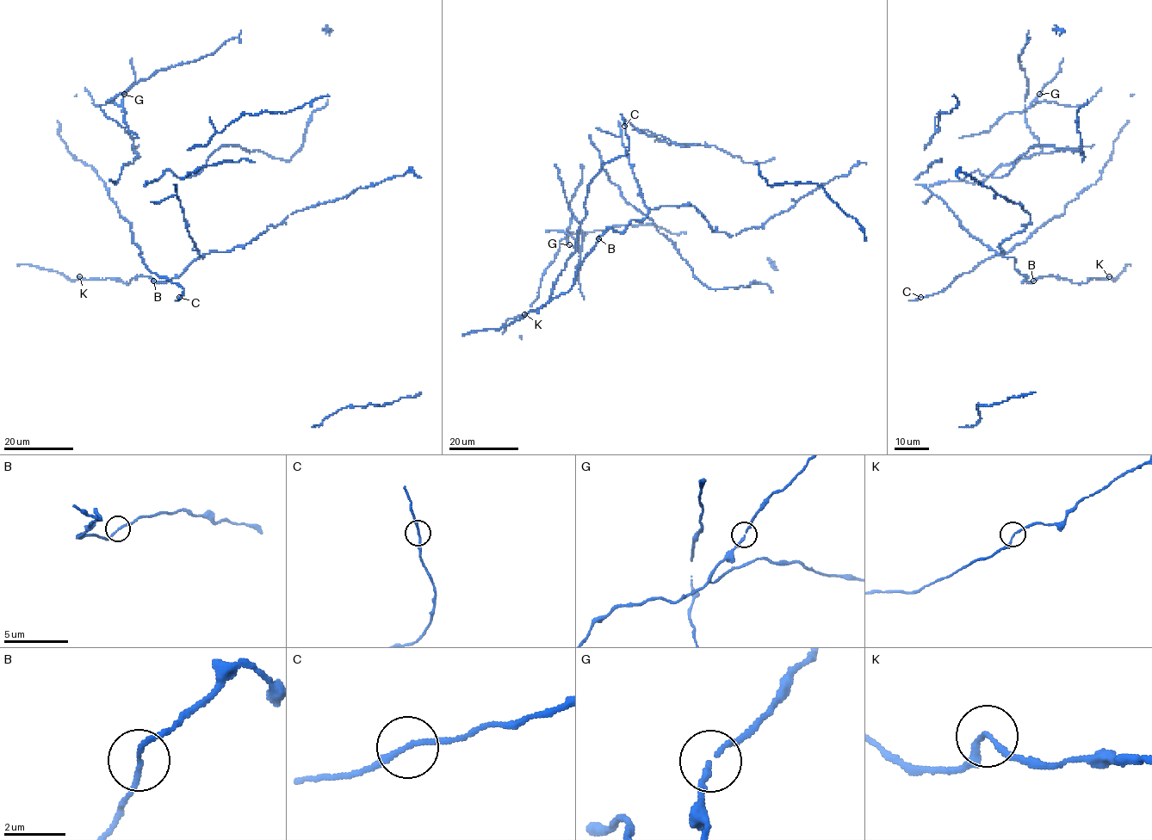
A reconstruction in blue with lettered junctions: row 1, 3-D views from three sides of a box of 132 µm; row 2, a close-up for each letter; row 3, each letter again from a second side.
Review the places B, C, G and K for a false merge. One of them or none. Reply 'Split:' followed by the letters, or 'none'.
Split: none

